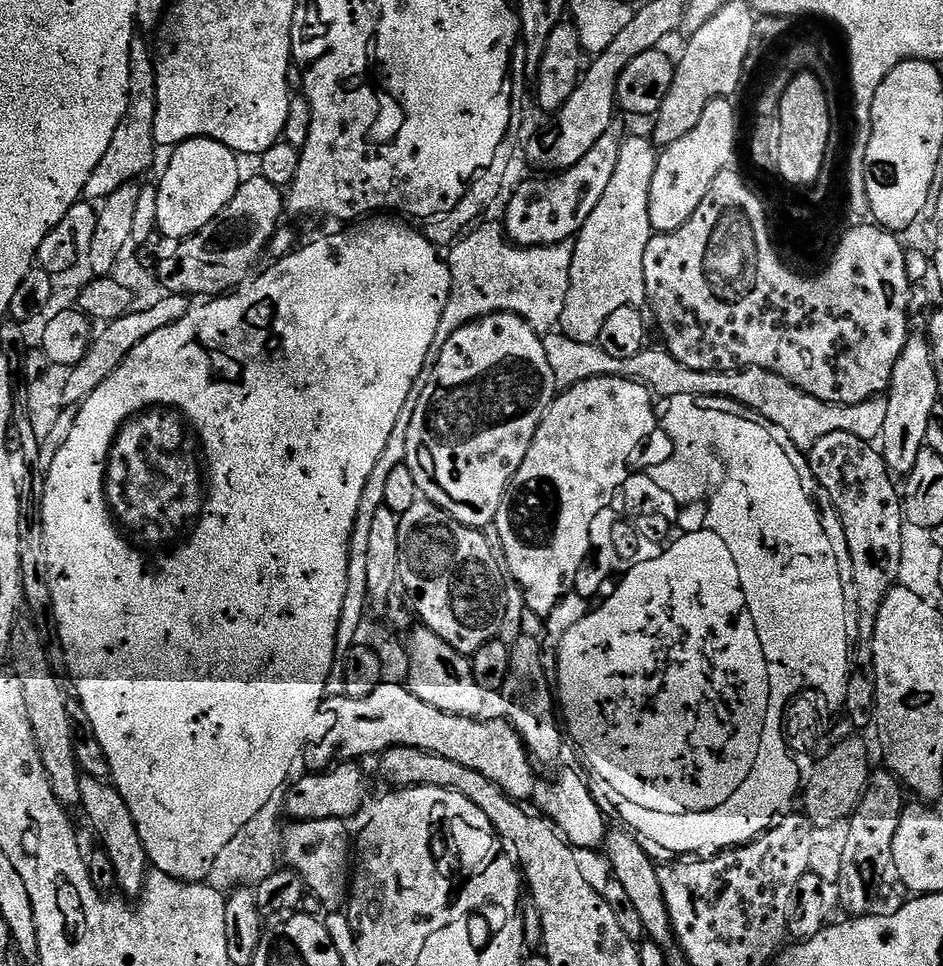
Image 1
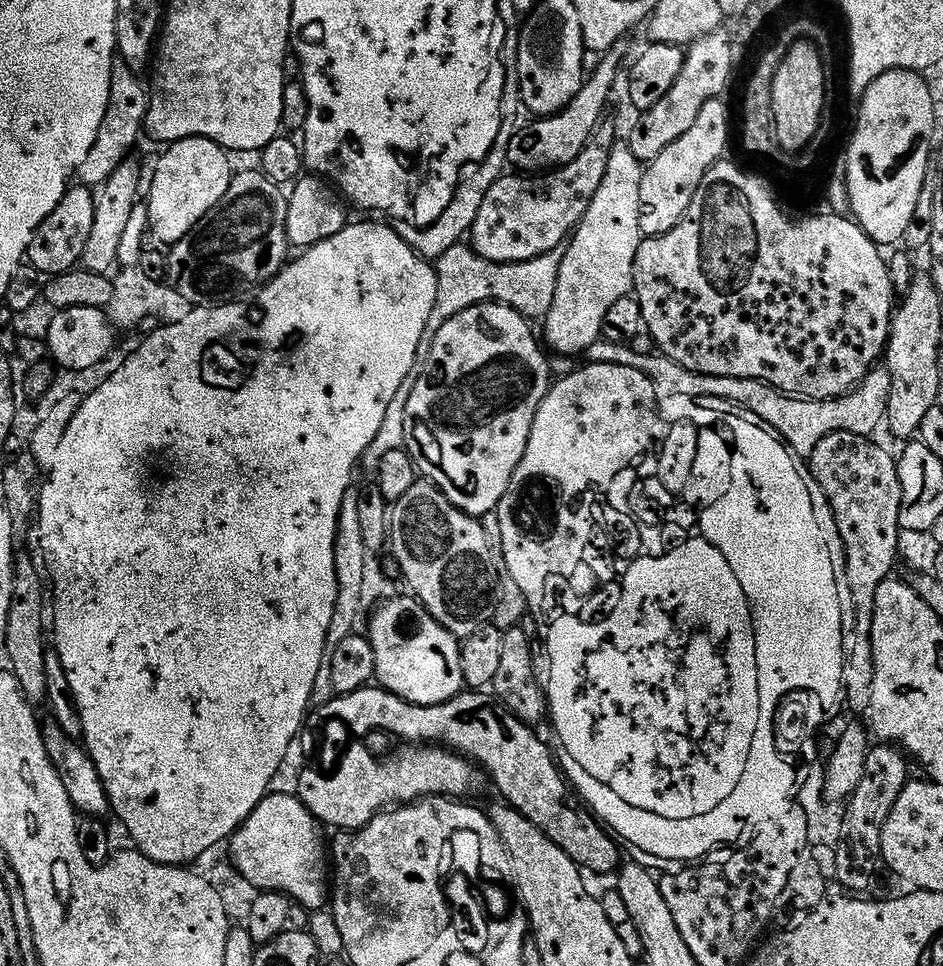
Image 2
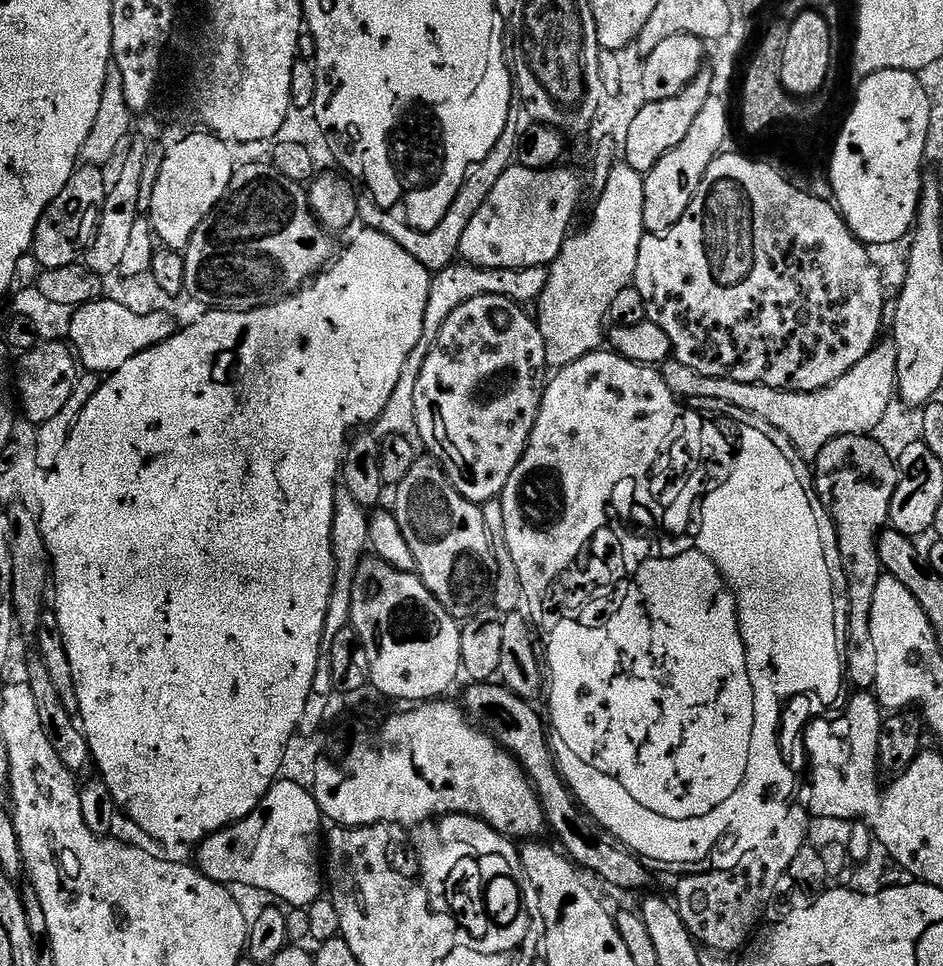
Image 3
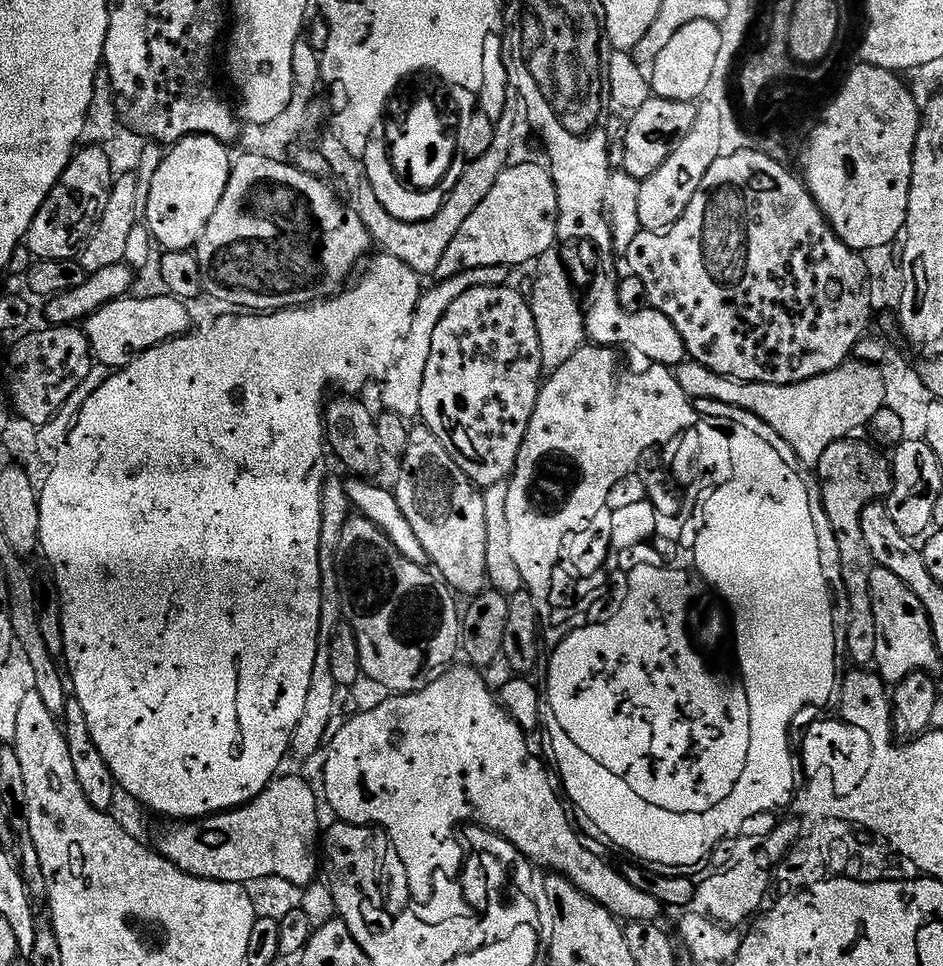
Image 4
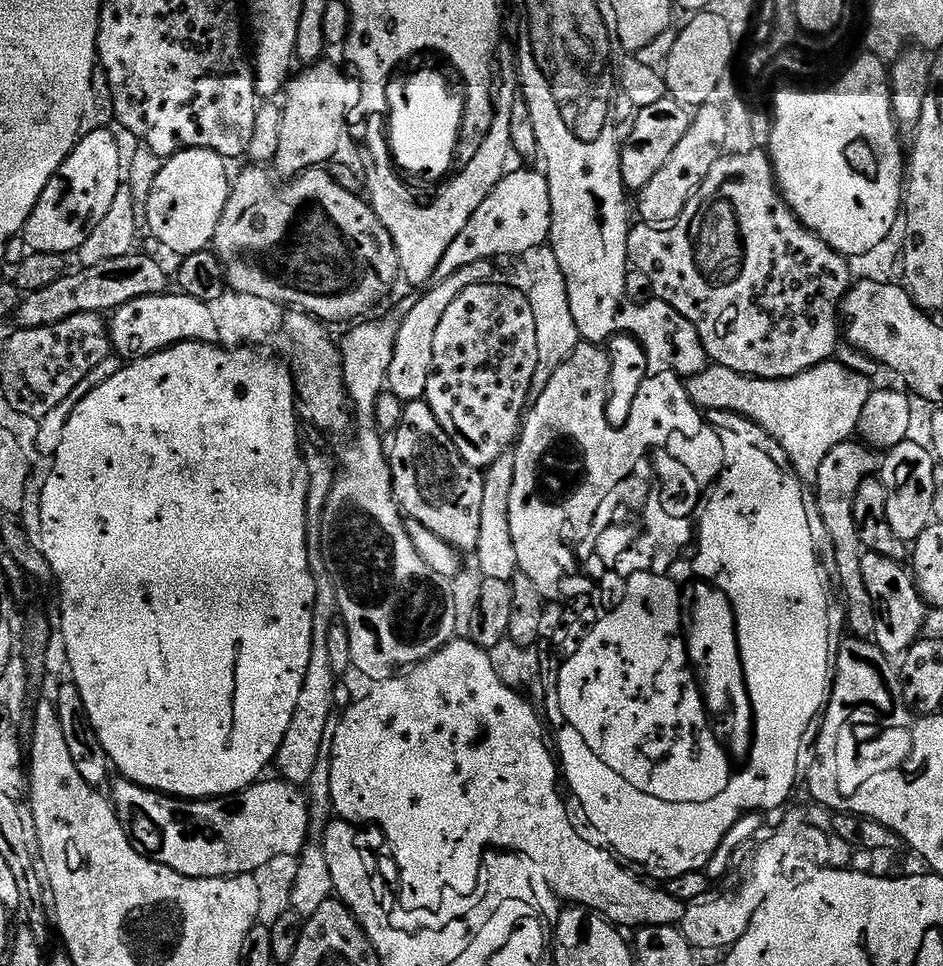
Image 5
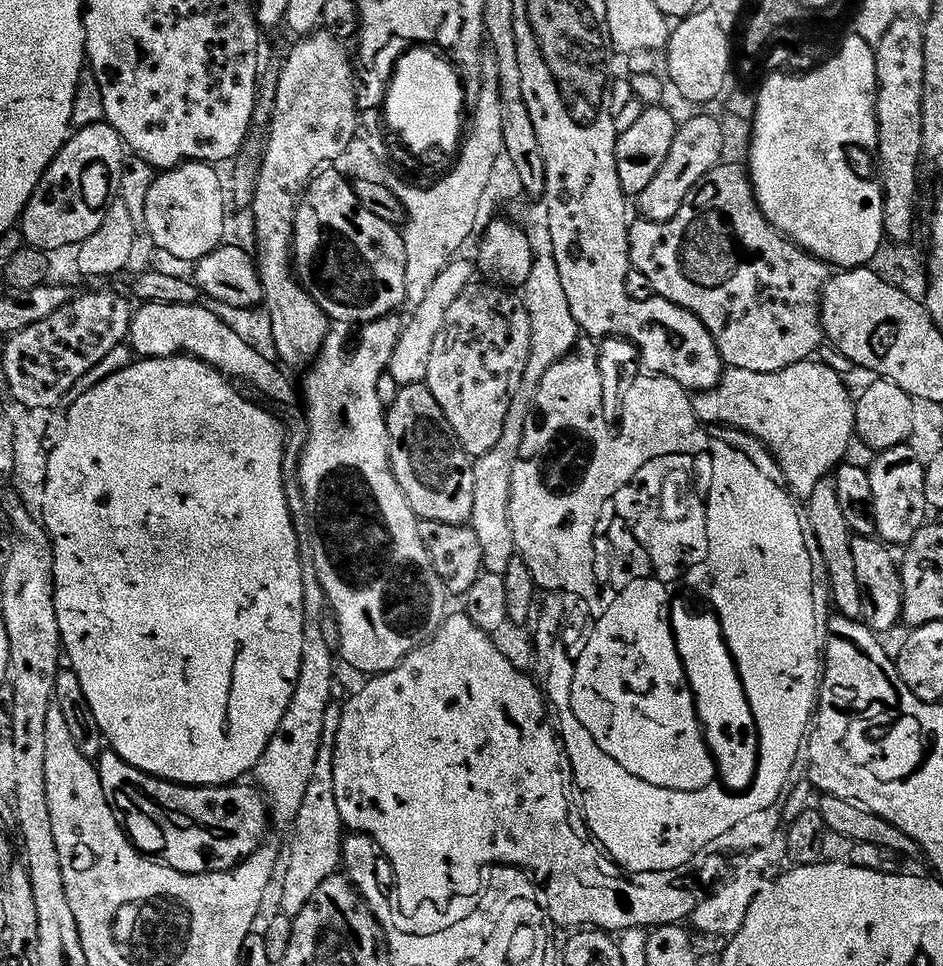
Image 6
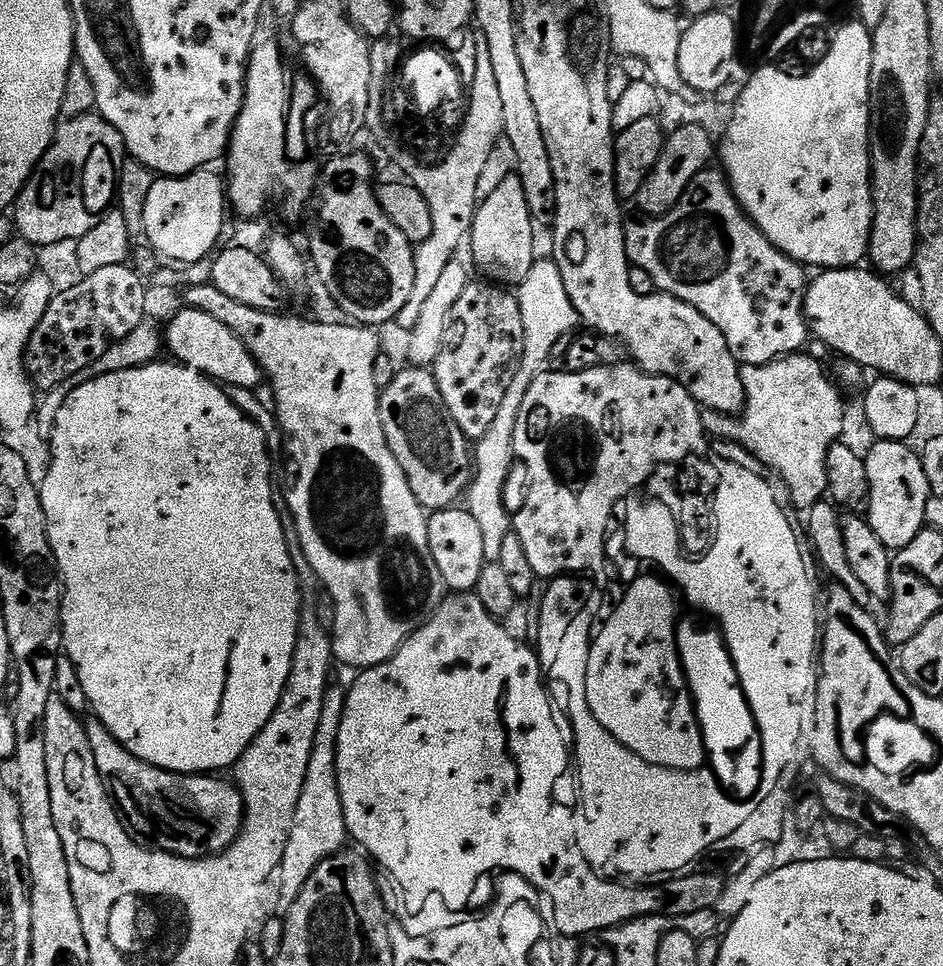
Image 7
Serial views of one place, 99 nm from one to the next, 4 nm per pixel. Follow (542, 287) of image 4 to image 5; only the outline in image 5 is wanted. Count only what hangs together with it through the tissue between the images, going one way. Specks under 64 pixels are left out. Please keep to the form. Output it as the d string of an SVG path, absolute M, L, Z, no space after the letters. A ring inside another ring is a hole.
M543 246L531 253L532 273L528 276L526 295L530 310L534 310L534 330L538 330L538 366L534 370L533 393L546 390L550 378L572 357L572 351L581 344L580 331L570 314L570 302L566 294L566 282L562 278L562 266L554 258L551 247Z

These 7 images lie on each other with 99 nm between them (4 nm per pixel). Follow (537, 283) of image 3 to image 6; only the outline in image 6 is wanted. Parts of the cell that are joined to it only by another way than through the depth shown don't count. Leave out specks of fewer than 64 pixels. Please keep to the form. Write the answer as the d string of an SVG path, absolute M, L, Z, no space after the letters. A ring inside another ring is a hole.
M457 258L446 266L446 270L442 270L442 274L438 274L438 279L434 282L434 286L430 286L422 306L418 306L411 313L412 321L409 319L405 323L404 333L401 334L398 346L388 363L387 372L394 376L397 384L403 386L427 381L434 338L438 338L438 330L442 330L442 322L446 322L446 310L450 310L450 306L458 302L458 294L462 294L462 290L466 290L469 284L473 283L477 272L475 263Z

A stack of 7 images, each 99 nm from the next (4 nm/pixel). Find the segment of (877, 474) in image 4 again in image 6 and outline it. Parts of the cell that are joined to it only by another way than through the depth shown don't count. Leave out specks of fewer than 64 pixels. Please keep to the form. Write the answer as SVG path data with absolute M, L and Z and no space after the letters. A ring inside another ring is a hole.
M835 479L818 482L818 490L810 494L806 502L806 524L814 537L814 548L819 559L820 556L824 559L824 568L828 571L828 584L832 587L832 600L836 603L835 611L851 620L860 620L866 612L866 601L858 582L858 570L854 567L854 537L850 526L846 526L846 518L842 515L842 502L838 498Z

